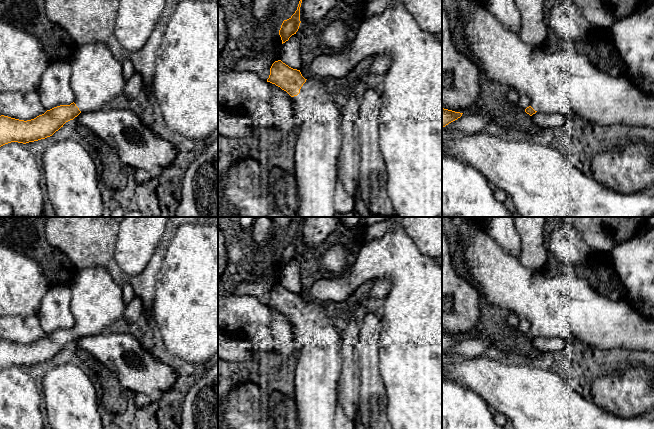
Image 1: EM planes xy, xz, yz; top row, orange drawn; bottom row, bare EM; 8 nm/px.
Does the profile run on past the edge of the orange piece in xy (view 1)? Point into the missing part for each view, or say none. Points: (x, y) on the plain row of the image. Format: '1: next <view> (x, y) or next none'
1: next xy (97, 302)

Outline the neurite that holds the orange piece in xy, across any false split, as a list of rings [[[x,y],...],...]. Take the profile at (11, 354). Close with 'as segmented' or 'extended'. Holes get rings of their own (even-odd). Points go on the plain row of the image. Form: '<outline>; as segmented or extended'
[[[96,266],[78,270],[70,285],[70,291],[72,294],[70,309],[75,319],[75,325],[70,329],[54,331],[27,345],[1,339],[0,371],[11,366],[26,368],[50,361],[81,336],[103,333],[108,326],[122,319],[126,308],[122,297],[122,286],[114,281],[107,269]]]; extended

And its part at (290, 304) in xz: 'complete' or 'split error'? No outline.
split error

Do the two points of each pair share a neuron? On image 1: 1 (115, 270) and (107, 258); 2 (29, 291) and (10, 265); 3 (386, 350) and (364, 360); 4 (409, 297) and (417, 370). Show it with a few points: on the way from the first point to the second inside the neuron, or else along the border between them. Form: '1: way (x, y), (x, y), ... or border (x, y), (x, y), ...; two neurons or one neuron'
1: way (112, 267), (107, 261); one neuron
2: way (23, 285), (10, 271); one neuron
3: border (377, 349), (379, 355); two neurons
4: way (417, 315), (417, 352); one neuron

